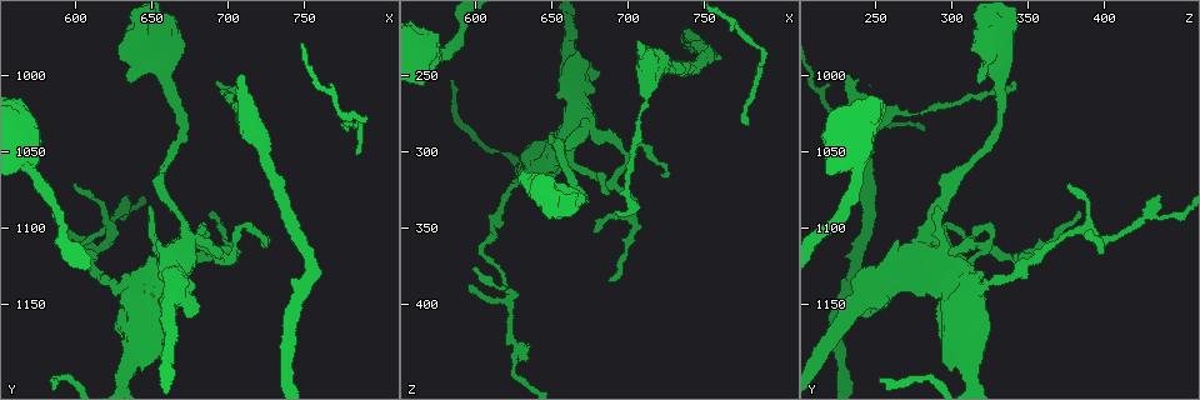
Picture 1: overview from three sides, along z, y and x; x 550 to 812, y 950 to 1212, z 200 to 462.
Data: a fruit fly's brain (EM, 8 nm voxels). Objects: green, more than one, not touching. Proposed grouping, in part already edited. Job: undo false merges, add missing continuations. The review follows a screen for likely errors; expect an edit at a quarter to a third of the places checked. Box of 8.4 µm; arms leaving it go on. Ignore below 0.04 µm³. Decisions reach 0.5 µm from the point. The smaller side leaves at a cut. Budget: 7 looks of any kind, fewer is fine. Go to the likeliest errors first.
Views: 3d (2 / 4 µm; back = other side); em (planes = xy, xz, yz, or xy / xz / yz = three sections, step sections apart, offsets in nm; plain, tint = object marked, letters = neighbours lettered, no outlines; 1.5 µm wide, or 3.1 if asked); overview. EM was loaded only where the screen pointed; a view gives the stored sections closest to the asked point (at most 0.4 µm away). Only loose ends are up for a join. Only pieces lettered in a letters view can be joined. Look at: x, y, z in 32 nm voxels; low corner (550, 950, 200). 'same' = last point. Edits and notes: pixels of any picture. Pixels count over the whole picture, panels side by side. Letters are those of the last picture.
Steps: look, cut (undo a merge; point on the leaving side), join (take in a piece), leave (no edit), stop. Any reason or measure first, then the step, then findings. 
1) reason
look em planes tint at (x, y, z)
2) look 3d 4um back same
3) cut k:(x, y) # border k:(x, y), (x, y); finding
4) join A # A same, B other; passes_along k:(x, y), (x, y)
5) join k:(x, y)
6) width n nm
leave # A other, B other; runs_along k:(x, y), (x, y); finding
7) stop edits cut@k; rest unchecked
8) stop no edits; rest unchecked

branch stops here
look em planes plain at (706, 1000, 230)

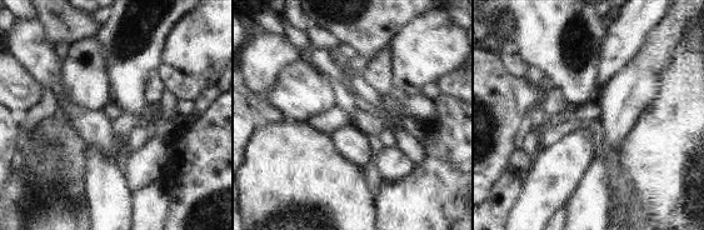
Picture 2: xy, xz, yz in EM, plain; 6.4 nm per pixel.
where the object lies
look em planes tint same

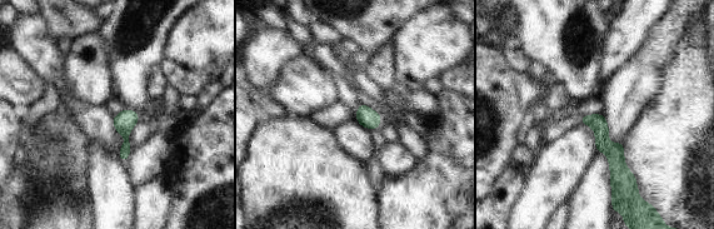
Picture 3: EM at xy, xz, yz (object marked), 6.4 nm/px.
what lies round it
look em planes letters same

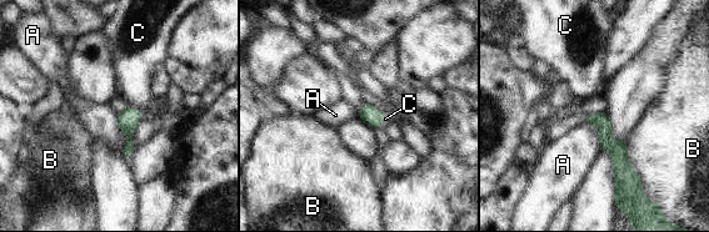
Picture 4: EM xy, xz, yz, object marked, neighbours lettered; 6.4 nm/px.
join C # A other, B other, C same; passes_along 4:(126, 120), (135, 110), (134, 71); it goes on there

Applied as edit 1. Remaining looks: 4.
tapers out
look em yz step 4 tint at (690, 1004, 342)

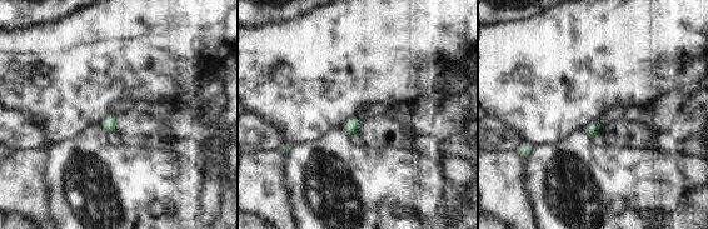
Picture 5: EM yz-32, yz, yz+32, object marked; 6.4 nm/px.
another direction
look em xy step 8 letters same

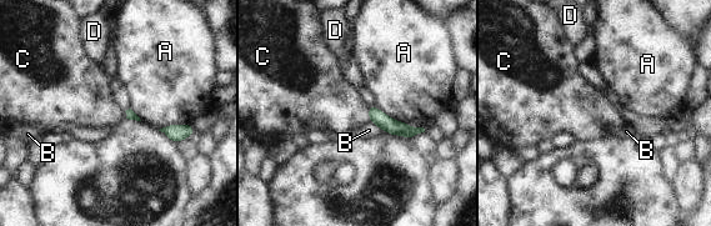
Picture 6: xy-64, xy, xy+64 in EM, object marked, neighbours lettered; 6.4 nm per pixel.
leave # A other, B other, C other, D other; border 6:(366, 106), (370, 120); none of them fits

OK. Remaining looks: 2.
look em xy step 8 tint at (572, 1060, 236)

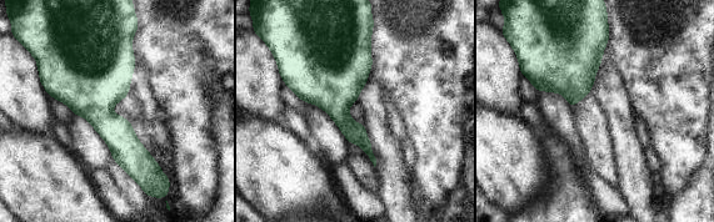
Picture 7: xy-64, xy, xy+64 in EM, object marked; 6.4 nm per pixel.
look em planes letters same

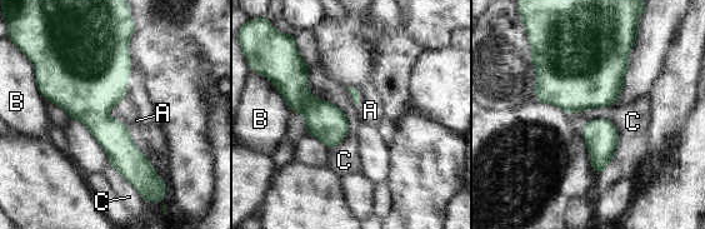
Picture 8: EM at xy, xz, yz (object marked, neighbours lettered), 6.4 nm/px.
width 200 nm
leave # A other, B other, C other; border 8:(359, 89), (358, 106); one cell here

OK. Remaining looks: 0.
stop edits join@4; rest unchecked

